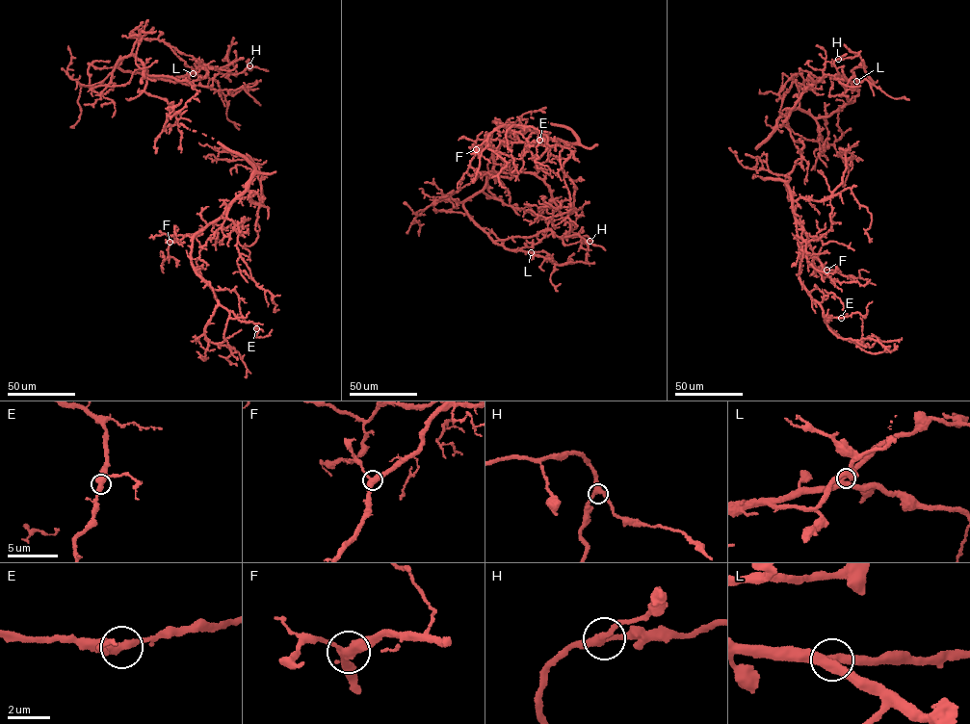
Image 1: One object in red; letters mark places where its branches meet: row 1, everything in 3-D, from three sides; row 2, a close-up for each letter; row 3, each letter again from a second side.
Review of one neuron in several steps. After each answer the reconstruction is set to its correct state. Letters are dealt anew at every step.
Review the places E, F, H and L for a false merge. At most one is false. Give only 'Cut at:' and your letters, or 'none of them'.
Cut at: none of them

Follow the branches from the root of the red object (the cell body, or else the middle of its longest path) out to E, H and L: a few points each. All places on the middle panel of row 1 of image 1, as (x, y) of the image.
E: (515, 121), (532, 117), (565, 126), (577, 141), (520, 142), (494, 121), (537, 128), (539, 140)
H: (515, 121), (499, 149), (513, 175), (487, 172), (539, 177), (569, 223), (569, 236), (589, 241)
L: (515, 121), (499, 149), (512, 176), (490, 174), (494, 163), (483, 188), (463, 206), (494, 243), (531, 252)

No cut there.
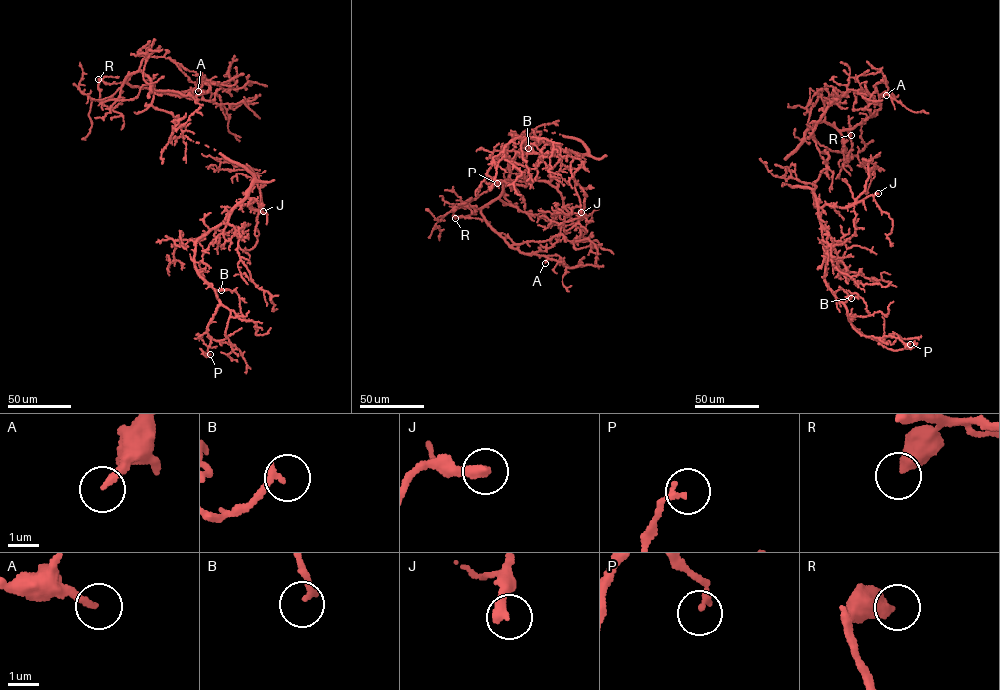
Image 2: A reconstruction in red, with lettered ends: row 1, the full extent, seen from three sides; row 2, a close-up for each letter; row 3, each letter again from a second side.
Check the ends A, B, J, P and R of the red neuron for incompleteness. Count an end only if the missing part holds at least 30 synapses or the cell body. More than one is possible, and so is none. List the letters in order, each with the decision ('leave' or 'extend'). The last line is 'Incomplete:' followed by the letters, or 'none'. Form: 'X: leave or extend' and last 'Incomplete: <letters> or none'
A: extend
B: leave
J: extend
P: leave
R: leave
Incomplete: A, J

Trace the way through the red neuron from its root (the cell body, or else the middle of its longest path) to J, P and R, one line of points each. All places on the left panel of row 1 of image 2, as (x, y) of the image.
J: (180, 134), (243, 166), (254, 178), (248, 196), (255, 201), (249, 207), (263, 211)
P: (180, 134), (239, 163), (254, 178), (246, 196), (196, 244), (195, 268), (220, 303), (207, 329), (210, 354)
R: (180, 134), (173, 129), (170, 141), (182, 126), (152, 105), (142, 72), (101, 102), (98, 79)

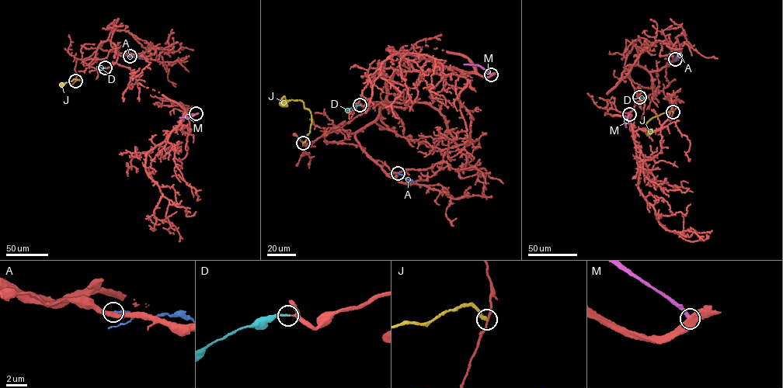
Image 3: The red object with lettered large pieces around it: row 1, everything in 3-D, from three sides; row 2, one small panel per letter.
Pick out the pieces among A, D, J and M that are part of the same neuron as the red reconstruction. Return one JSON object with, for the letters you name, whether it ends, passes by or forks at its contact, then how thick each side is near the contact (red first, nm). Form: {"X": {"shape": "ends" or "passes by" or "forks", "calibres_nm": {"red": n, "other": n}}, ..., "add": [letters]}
{"D": {"shape": "ends", "calibres_nm": {"red": 160, "other": 190}}, "add": ["D"]}

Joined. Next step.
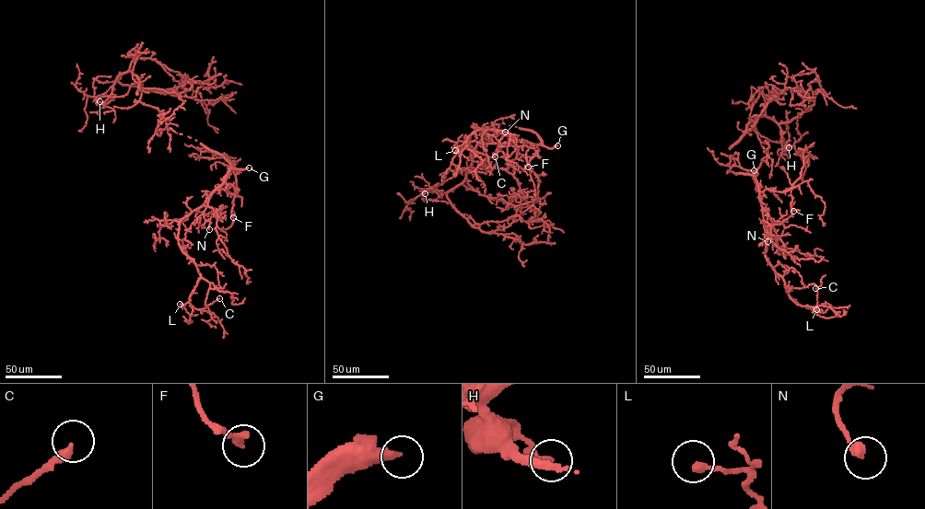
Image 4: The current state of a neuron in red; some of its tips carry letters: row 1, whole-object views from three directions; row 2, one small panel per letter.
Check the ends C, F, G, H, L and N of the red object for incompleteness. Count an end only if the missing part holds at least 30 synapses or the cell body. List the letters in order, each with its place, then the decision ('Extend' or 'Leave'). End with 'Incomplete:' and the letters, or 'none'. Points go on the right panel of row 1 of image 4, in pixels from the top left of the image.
C: Place: (815, 288). Leave
F: Place: (793, 211). Leave
G: Place: (754, 170). Extend
H: Place: (789, 147). Leave
L: Place: (816, 309). Leave
N: Place: (767, 241). Leave
Incomplete: G

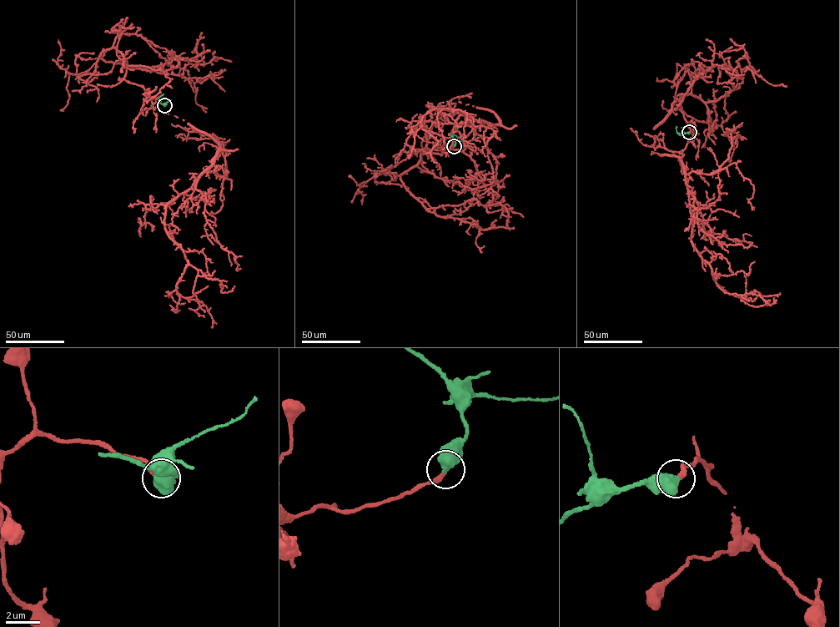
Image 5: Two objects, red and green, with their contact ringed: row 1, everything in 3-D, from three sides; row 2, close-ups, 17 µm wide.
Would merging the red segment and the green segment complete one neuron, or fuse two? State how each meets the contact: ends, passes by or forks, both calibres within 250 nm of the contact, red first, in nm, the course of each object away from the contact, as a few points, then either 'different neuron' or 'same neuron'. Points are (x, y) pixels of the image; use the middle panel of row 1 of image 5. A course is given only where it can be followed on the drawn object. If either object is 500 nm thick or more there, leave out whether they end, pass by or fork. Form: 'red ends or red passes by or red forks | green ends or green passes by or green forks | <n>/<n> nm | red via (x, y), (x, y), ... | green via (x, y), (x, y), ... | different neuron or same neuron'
280/700 nm | red via (454, 146), (432, 137), (442, 108), (494, 113), (450, 123), (429, 103), (437, 162) | green via (454, 146), (455, 141), (451, 135), (457, 137) | same neuron

